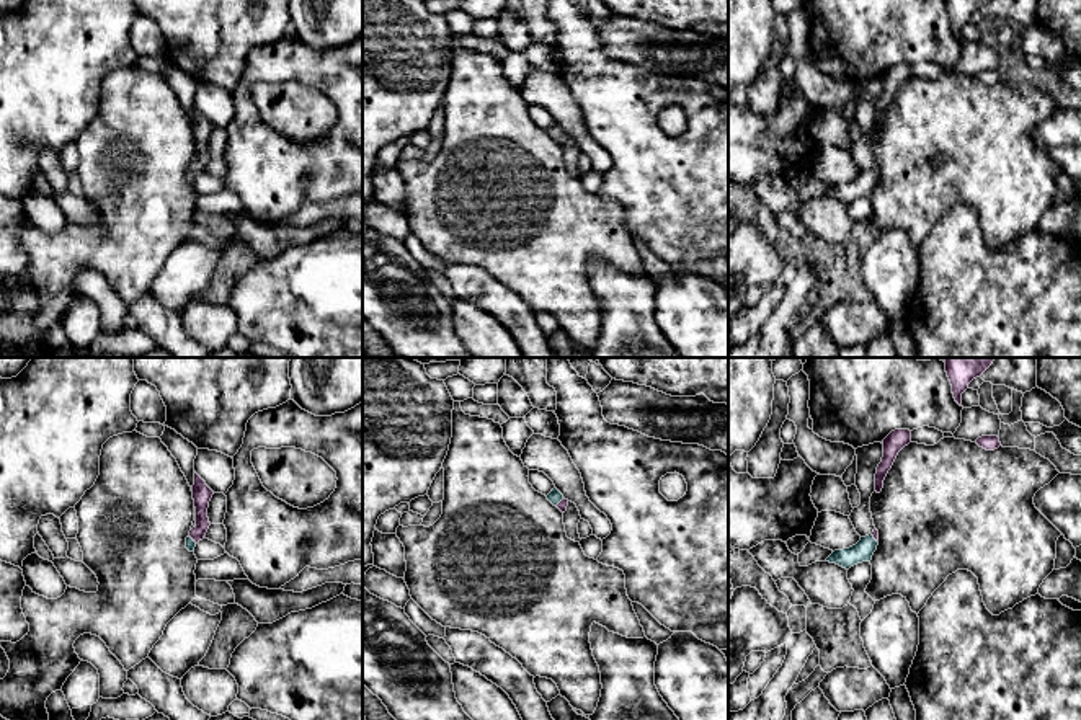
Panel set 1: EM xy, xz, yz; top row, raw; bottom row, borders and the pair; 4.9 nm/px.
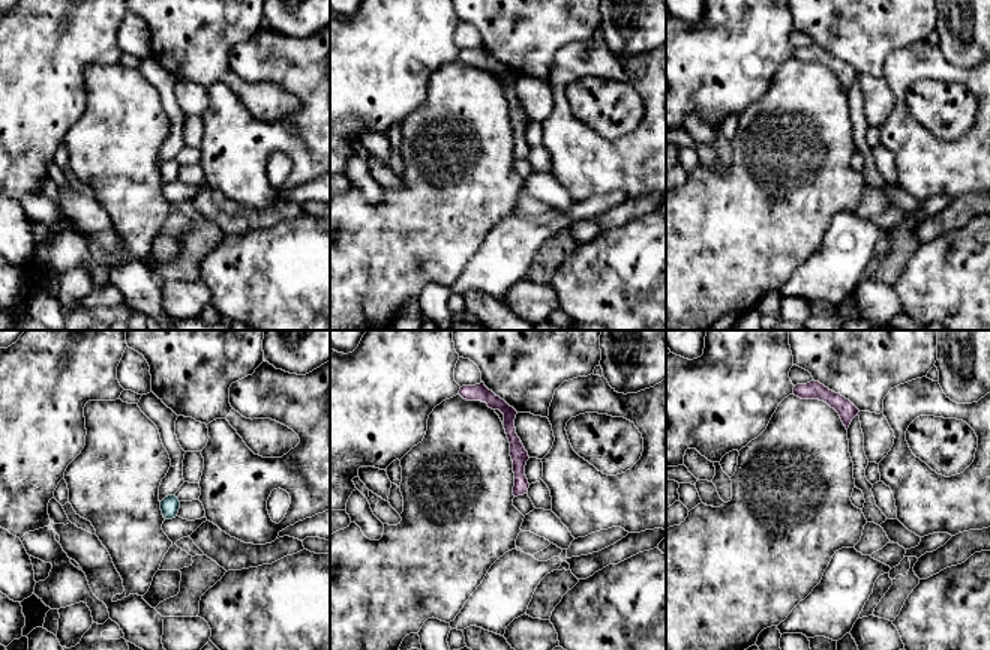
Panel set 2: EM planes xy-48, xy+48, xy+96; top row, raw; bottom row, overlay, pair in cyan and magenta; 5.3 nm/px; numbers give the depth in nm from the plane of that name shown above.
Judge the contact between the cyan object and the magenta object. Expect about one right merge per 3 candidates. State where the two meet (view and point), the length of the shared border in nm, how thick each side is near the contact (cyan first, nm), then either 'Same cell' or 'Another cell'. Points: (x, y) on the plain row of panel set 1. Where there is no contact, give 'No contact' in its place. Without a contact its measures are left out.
Touches cyan at yz (874, 173). Shared border 60 nm. Thickness 100 nm (cyan) against 30 nm. Same cell

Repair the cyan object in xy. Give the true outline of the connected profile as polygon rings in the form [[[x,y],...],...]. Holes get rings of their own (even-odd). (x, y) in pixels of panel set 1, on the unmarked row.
[[[194,106],[193,134],[196,142],[196,160],[189,165],[189,170],[186,171],[186,183],[189,186],[194,186],[196,178],[204,173],[211,160],[207,152],[207,142],[212,129],[214,126]]]

